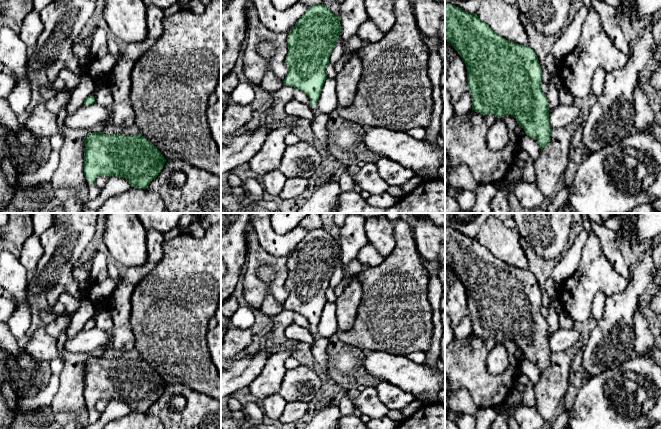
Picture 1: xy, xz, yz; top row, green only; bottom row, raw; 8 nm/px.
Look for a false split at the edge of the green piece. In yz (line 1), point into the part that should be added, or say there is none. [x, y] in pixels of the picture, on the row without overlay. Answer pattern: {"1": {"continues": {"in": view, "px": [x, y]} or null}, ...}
{"1": {"continues": null}}

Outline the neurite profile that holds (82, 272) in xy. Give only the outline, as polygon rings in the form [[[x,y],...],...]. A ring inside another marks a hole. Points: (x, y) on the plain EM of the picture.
[[[94,256],[82,265],[74,266],[73,275],[78,281],[90,281],[91,265]]]

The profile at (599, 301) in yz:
[[[598,292],[593,300],[591,316],[596,321],[599,321],[603,316],[604,307],[605,307],[607,298],[608,297],[603,292]]]

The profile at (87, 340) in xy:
[[[97,327],[83,329],[73,339],[64,343],[64,349],[72,353],[90,353],[104,346],[112,347],[111,332]]]

